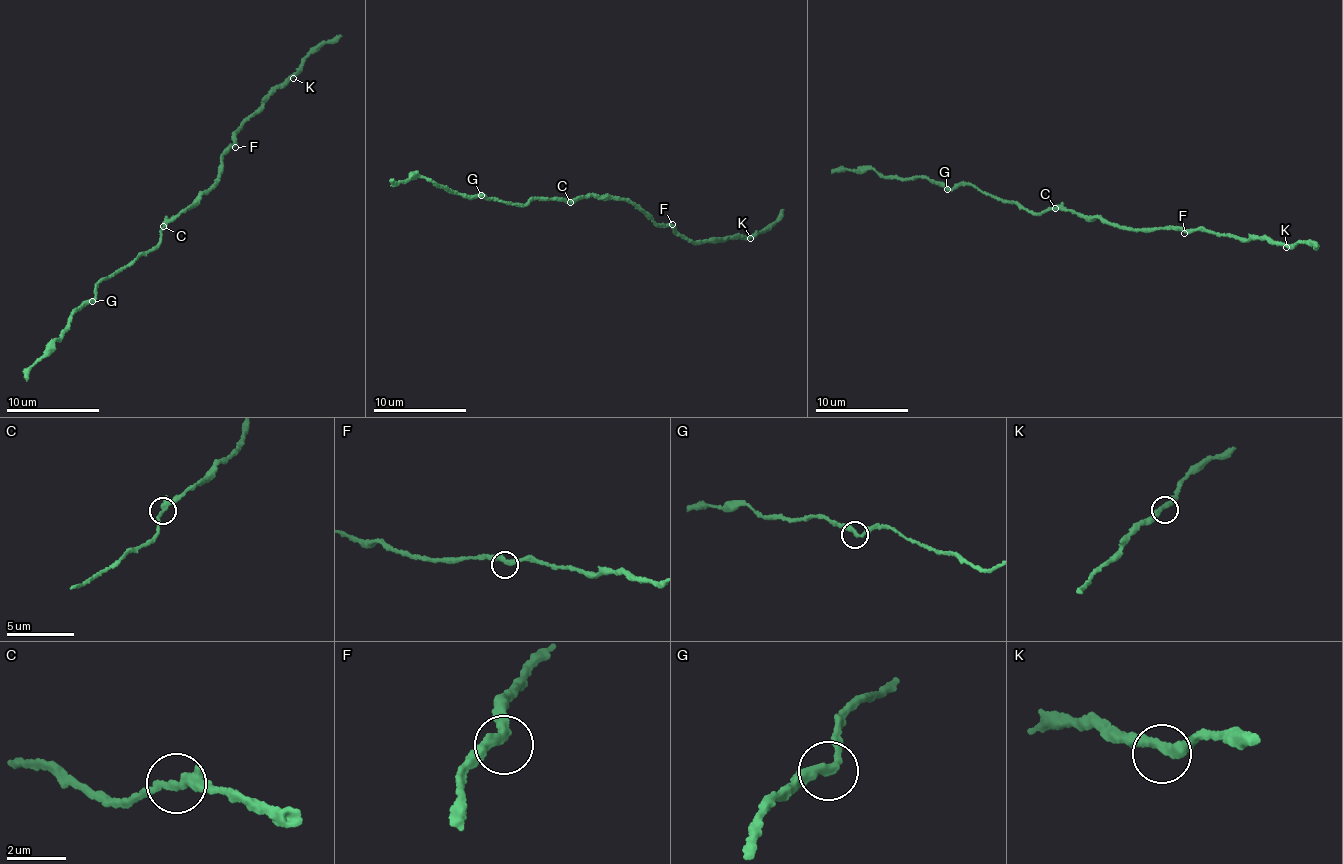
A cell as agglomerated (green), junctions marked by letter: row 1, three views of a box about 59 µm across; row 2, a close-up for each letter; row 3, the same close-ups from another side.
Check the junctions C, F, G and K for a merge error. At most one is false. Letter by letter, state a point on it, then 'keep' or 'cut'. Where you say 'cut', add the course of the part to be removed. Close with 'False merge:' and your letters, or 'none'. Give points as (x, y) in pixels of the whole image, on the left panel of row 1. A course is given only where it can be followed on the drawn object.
C: place (163, 226); keep
F: place (235, 147); keep
G: place (92, 301); keep
K: place (293, 78); keep
False merge: none

